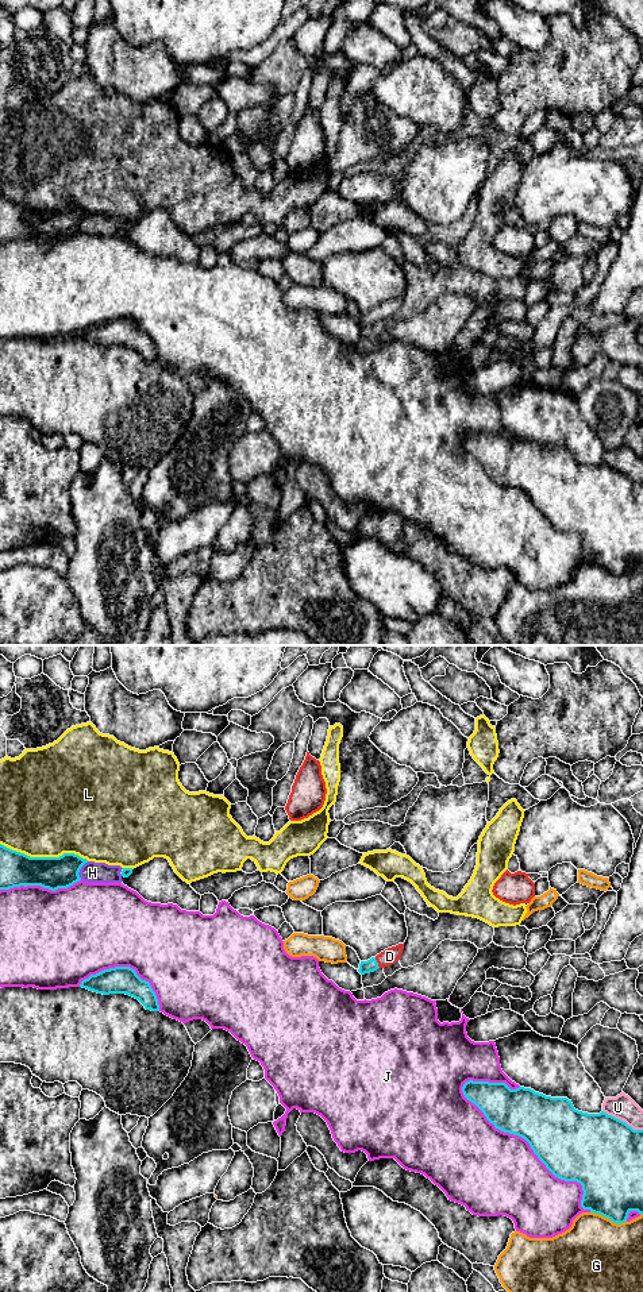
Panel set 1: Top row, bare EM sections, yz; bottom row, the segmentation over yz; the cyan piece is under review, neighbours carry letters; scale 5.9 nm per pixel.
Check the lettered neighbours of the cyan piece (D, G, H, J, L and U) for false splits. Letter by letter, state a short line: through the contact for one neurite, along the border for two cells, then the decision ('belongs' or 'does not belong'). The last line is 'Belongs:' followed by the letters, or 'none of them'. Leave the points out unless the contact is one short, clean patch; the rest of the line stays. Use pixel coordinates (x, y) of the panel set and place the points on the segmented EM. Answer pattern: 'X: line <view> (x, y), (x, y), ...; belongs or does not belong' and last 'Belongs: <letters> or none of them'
D: line yz (370, 965), (377, 963), (389, 956); belongs
G: does not belong
H: does not belong
J: does not belong
L: does not belong
U: does not belong
Belongs: D

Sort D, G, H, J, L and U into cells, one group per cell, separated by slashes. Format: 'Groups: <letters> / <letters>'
Groups: D / G / H / J / L / U

